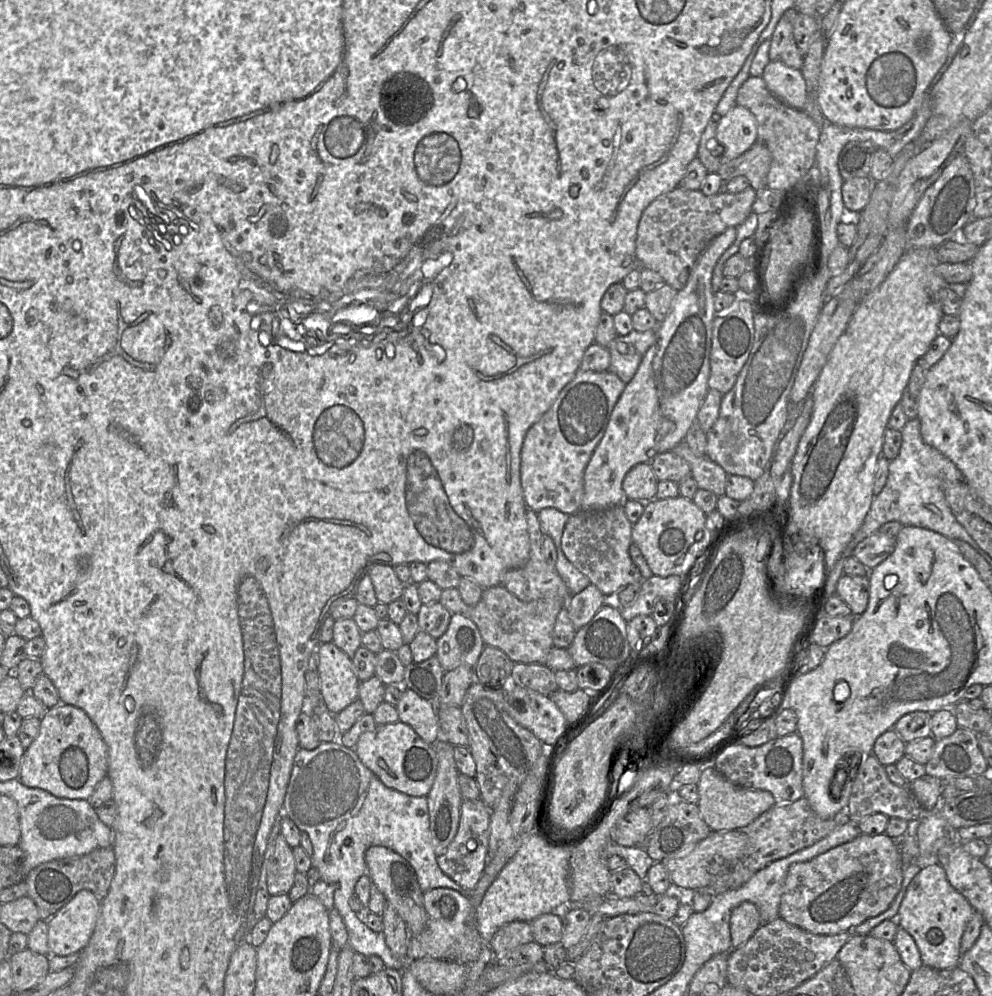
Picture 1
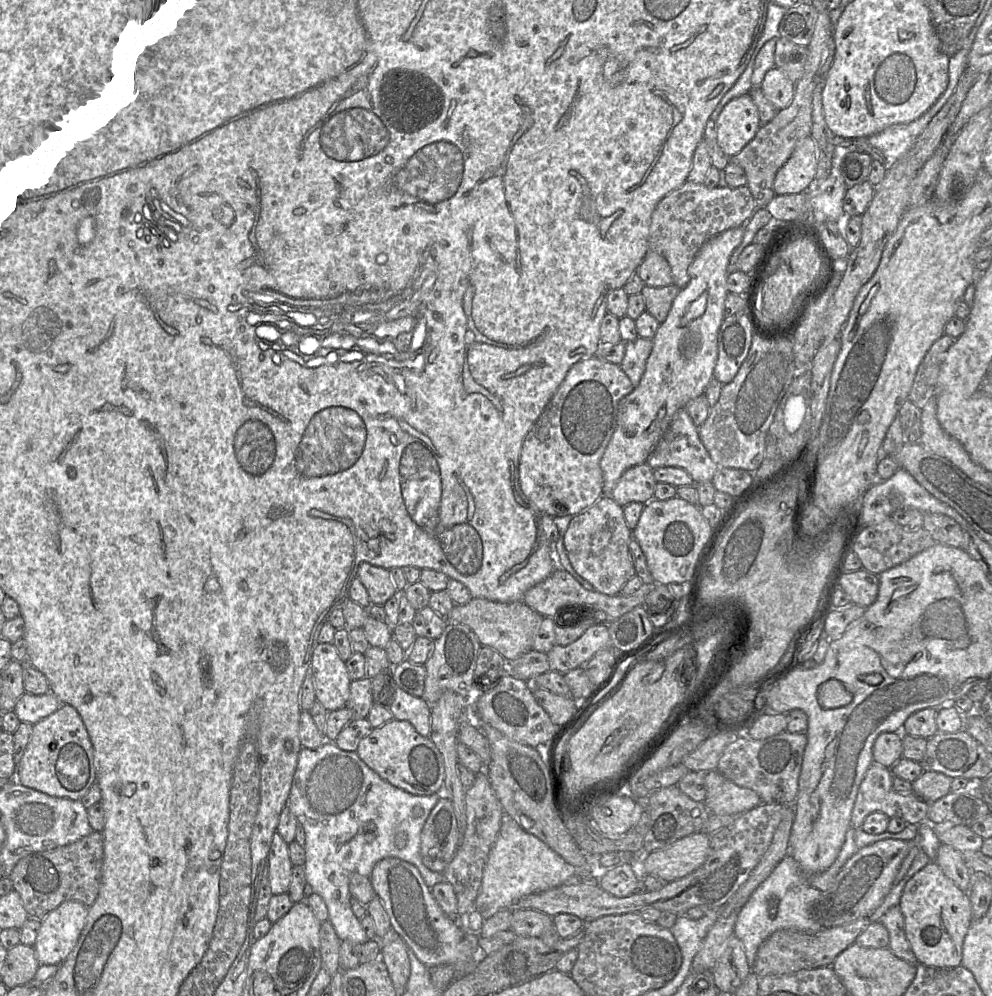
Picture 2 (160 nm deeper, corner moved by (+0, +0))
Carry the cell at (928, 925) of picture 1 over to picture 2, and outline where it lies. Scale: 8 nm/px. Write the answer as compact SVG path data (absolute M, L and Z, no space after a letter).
M934 861L906 883L899 907L904 917L906 937L918 963L936 968L954 968L961 964L963 941L974 920L969 893L961 890Z

